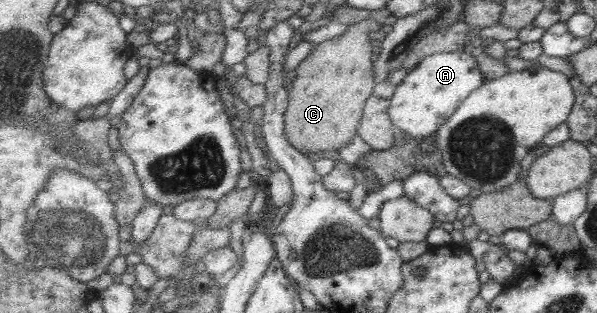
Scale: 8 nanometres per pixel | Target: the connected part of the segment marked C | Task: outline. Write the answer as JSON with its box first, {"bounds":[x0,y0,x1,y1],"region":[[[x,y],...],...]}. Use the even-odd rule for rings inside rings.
{"bounds":[285,19,385,155],"region":[[[368,19],[347,26],[348,29],[339,36],[331,37],[315,46],[295,69],[297,75],[289,89],[290,101],[285,114],[286,135],[288,141],[306,155],[310,152],[344,149],[352,142],[354,135],[359,133],[367,101],[376,87],[375,61],[372,61],[372,55],[385,25],[375,19]]]}

